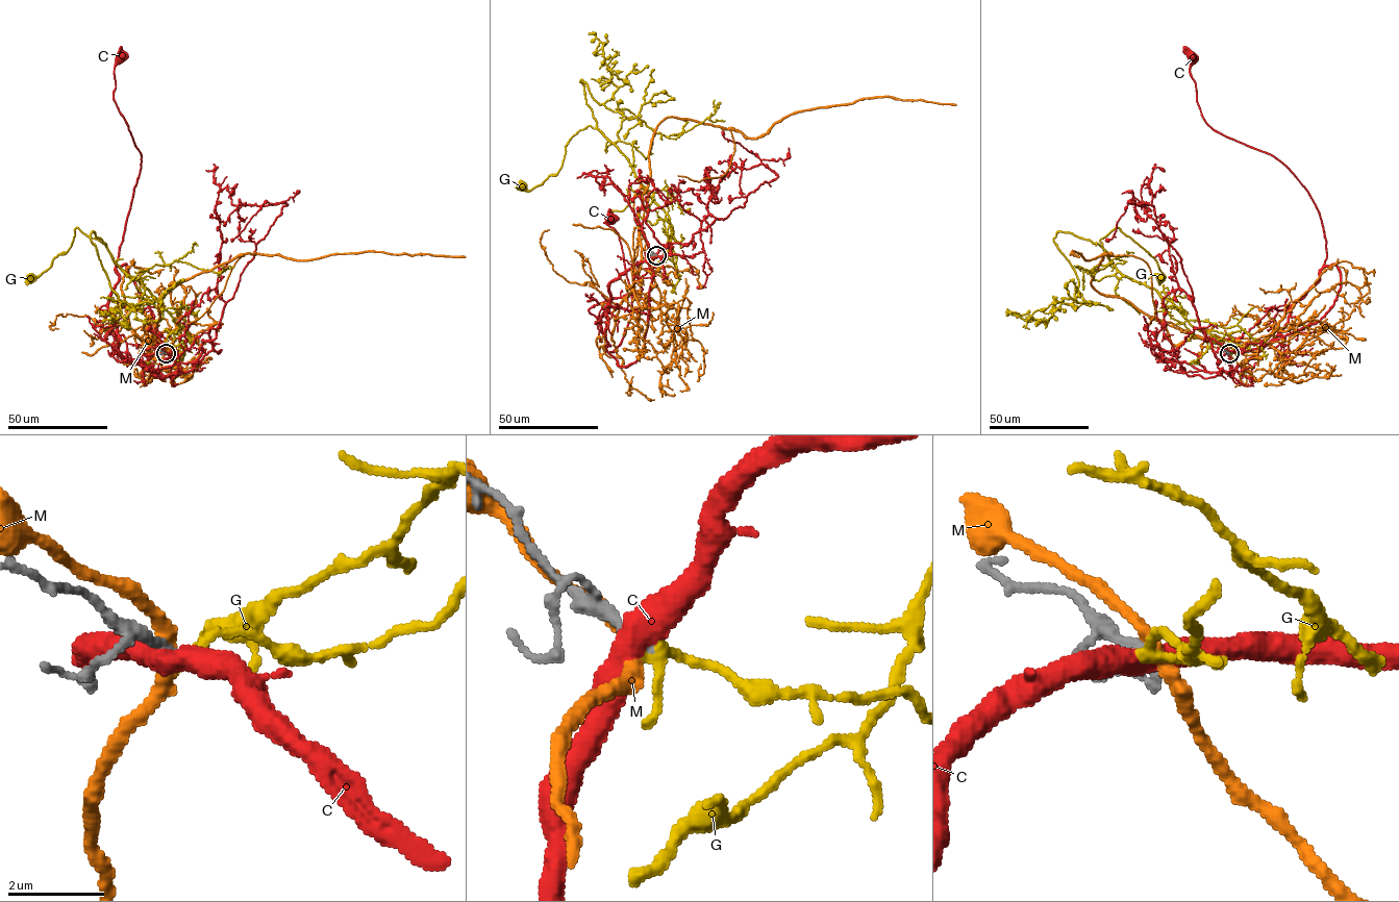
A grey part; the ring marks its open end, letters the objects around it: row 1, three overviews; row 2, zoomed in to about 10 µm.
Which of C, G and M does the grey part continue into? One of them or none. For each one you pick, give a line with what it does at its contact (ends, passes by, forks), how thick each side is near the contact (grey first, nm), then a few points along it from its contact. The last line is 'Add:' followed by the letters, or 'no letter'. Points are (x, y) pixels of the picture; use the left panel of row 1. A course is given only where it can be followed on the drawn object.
G: it passes by; 190 nm thick on the grey side, 190 nm on the other; it runs (165, 353), (185, 345), (178, 324), (114, 260), (107, 248), (78, 228), (69, 249), (32, 278)
Add: G

